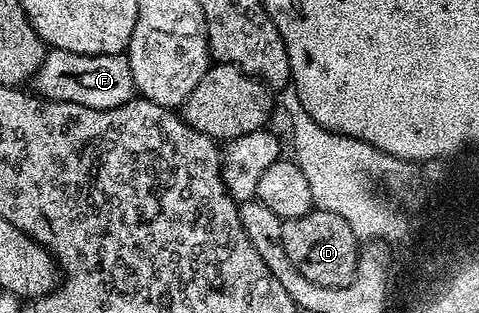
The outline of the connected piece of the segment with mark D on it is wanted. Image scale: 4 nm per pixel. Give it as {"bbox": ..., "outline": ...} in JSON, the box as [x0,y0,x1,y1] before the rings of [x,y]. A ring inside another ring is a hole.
{"bbox":[282,208,362,289],"outline":[[[313,208],[312,212],[298,219],[282,220],[282,247],[286,247],[290,263],[294,263],[296,270],[306,275],[310,283],[341,289],[356,277],[362,245],[353,228],[341,215]]]}

